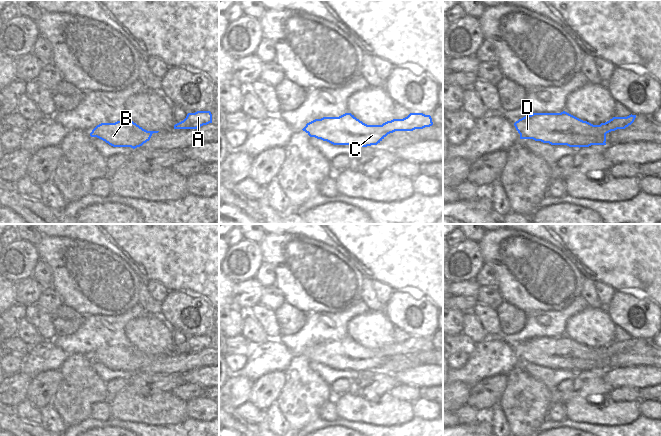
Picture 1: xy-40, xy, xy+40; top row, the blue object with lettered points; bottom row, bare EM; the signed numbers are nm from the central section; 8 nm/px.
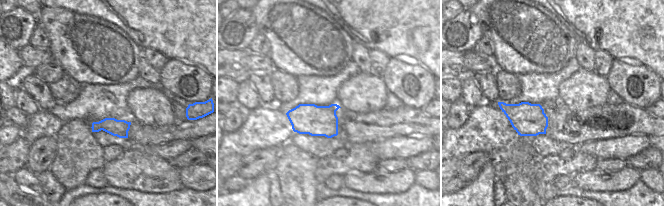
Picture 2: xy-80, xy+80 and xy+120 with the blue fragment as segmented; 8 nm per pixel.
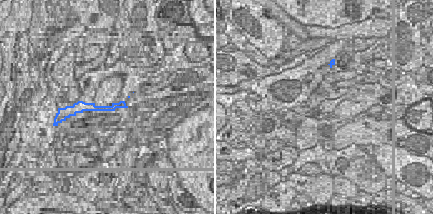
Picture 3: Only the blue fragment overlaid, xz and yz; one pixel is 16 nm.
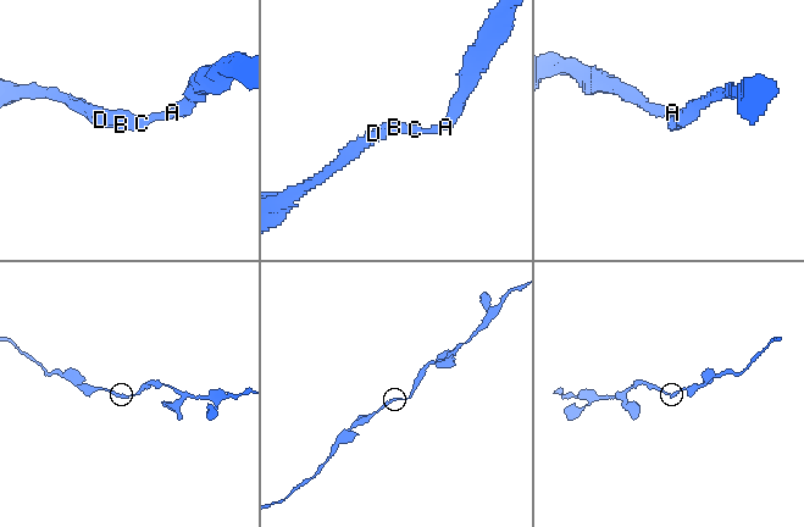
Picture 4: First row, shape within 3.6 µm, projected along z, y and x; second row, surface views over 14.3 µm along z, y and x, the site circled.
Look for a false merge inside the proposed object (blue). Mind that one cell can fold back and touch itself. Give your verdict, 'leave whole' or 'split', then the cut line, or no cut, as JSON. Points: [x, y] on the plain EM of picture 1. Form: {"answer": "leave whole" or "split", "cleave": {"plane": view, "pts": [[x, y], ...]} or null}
{"answer": "leave whole", "cleave": null}

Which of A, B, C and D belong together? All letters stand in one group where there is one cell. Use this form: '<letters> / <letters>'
A B C D

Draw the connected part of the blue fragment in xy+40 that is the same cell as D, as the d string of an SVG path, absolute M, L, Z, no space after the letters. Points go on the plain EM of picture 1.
M565 335L561 337L533 337L514 347L520 363L533 363L551 369L589 371L606 369L606 358L631 349L636 339L613 341L600 349L583 345Z

